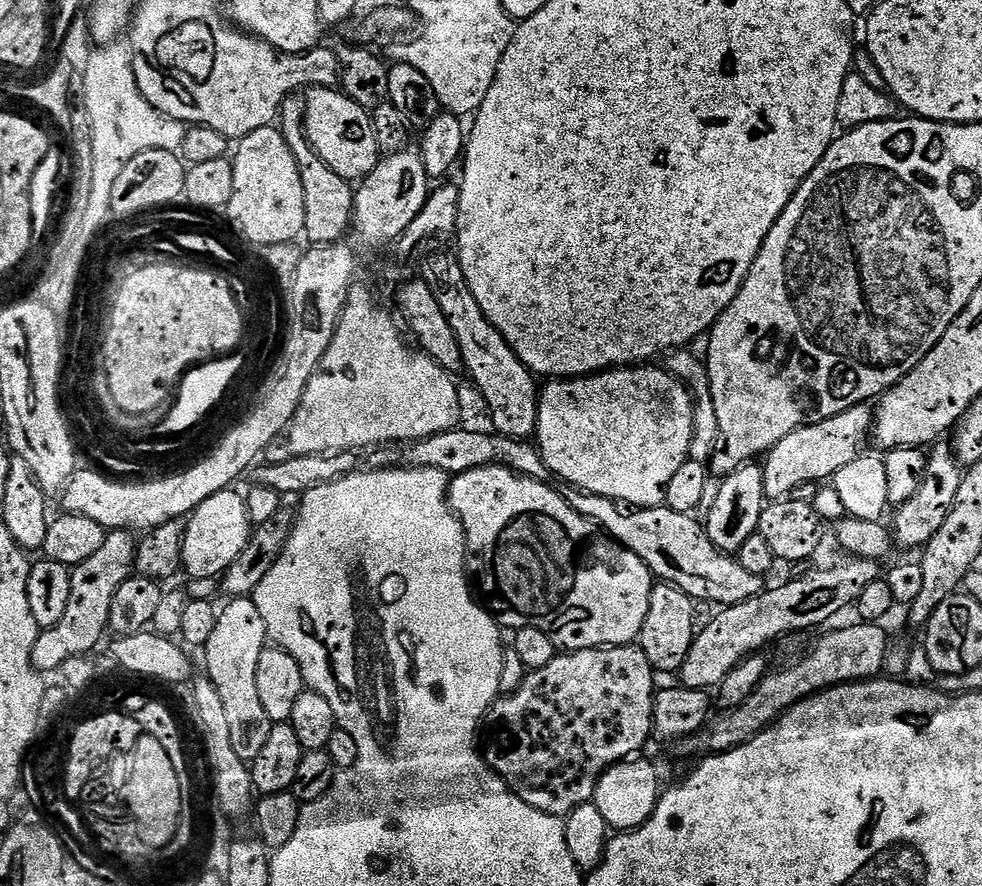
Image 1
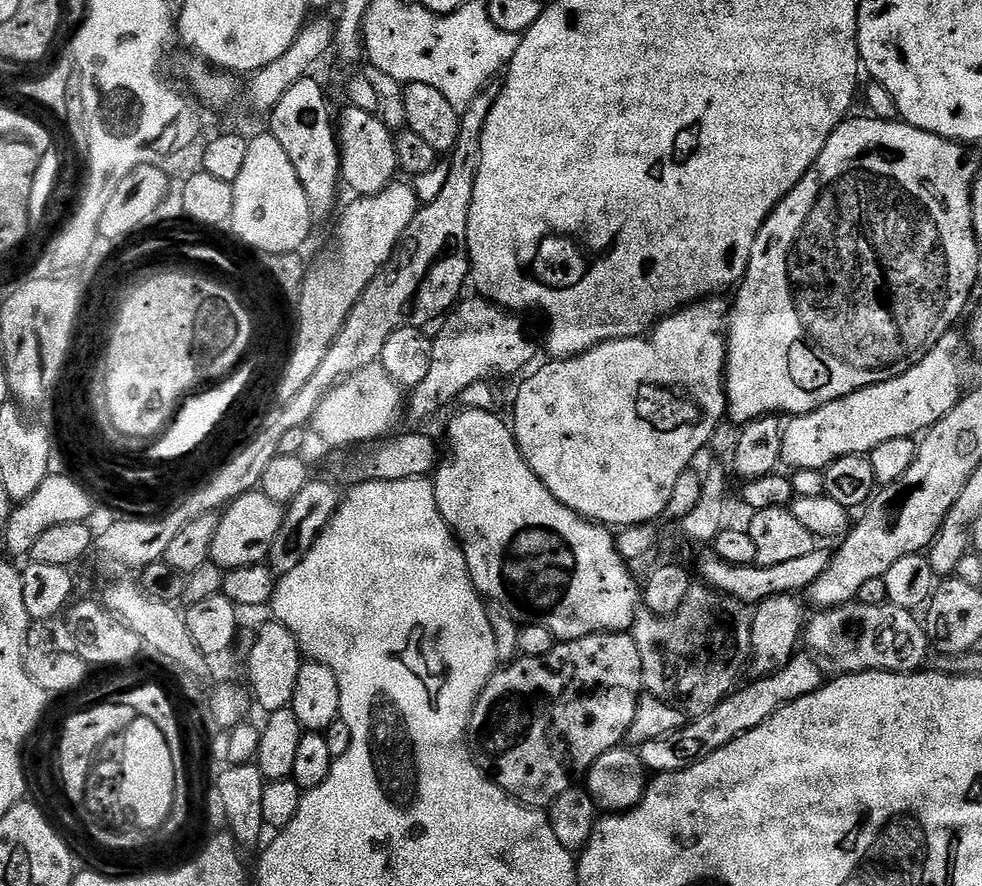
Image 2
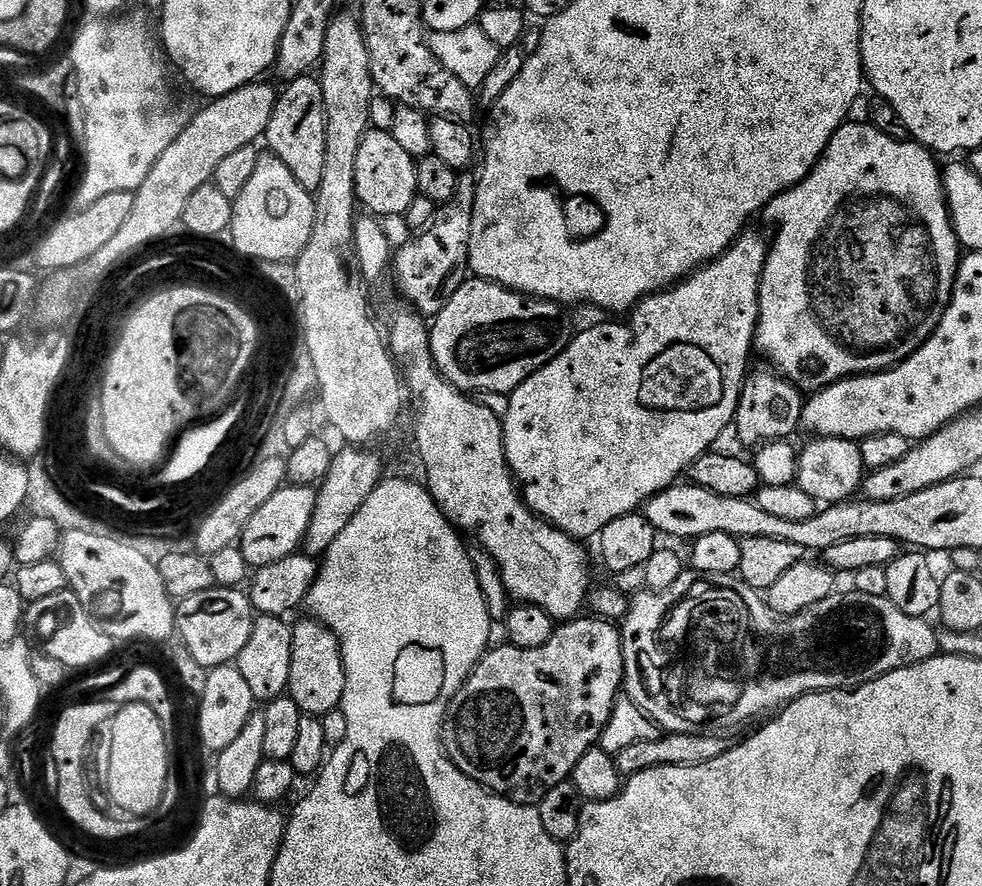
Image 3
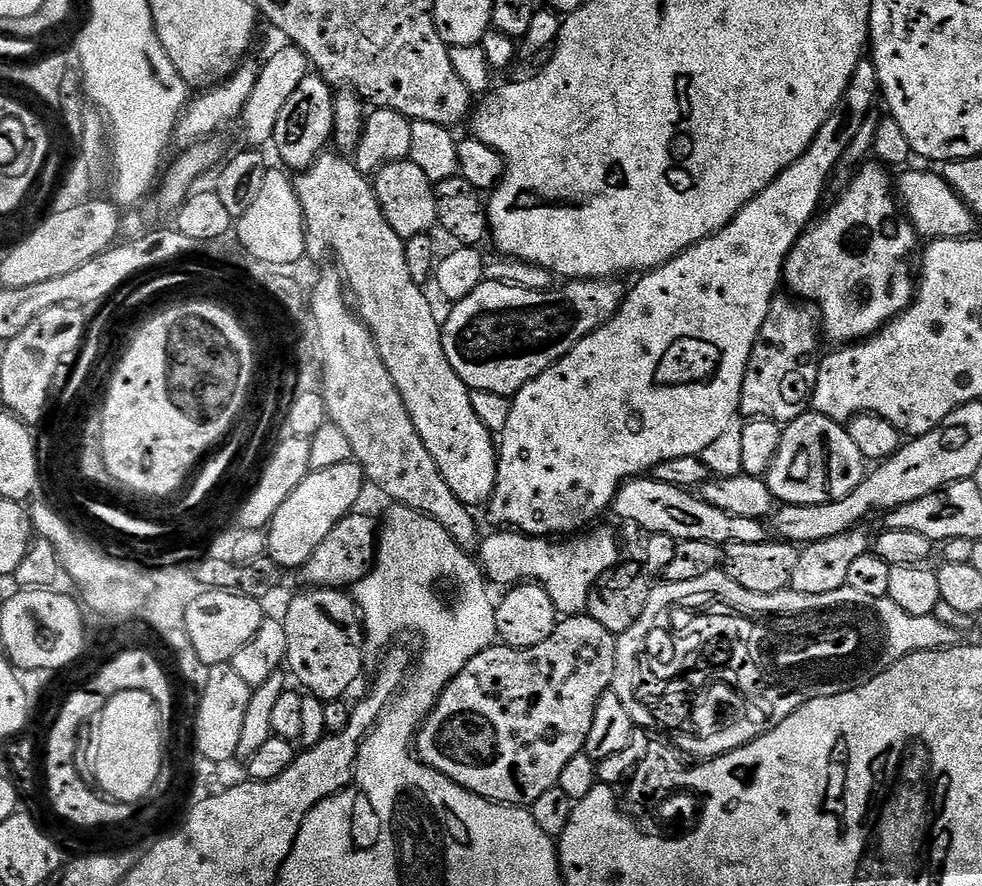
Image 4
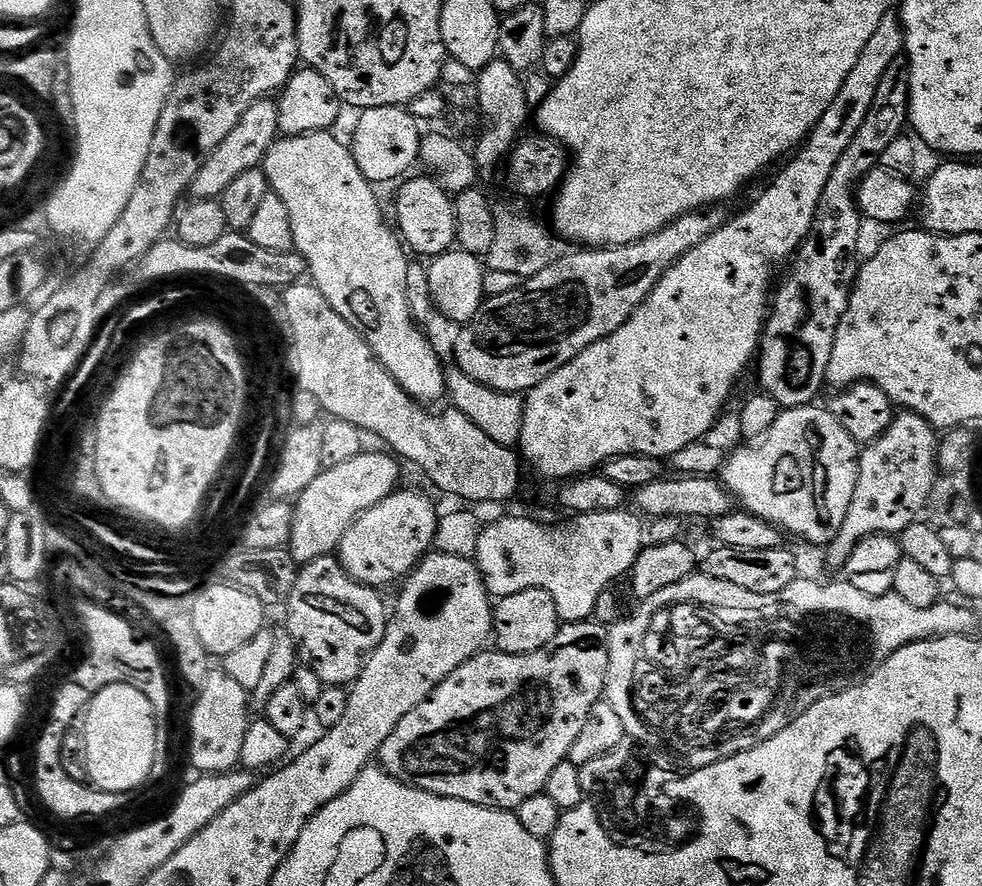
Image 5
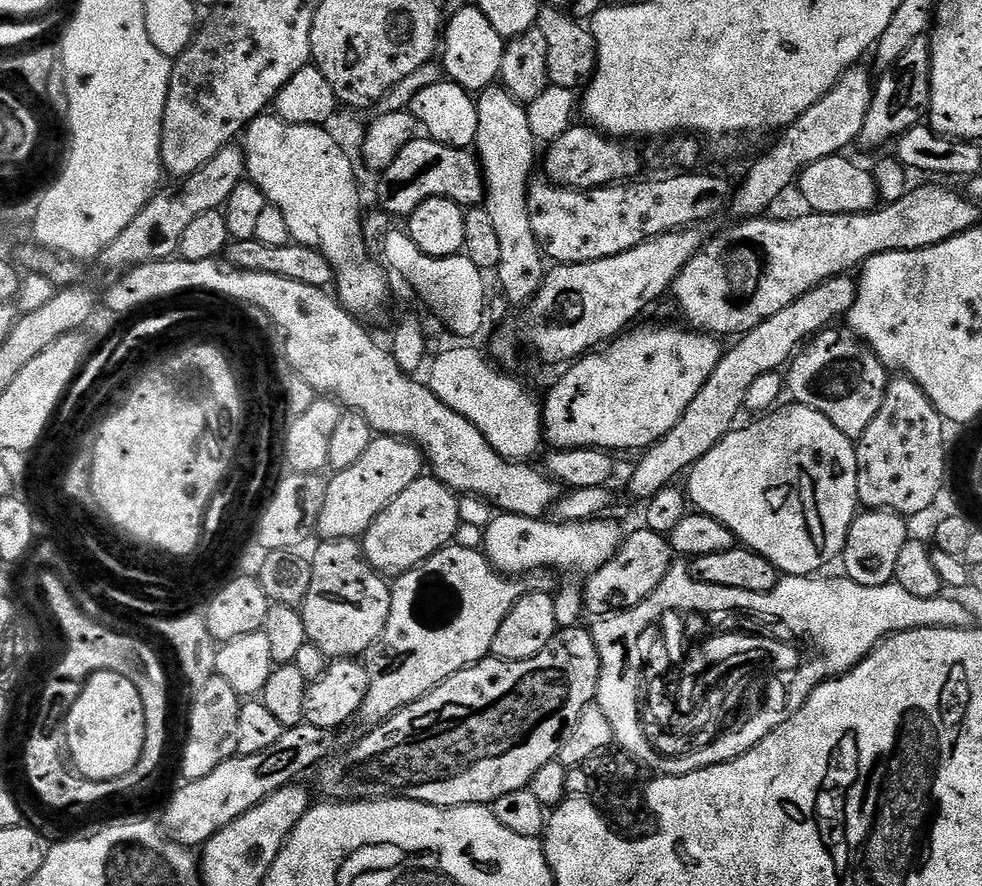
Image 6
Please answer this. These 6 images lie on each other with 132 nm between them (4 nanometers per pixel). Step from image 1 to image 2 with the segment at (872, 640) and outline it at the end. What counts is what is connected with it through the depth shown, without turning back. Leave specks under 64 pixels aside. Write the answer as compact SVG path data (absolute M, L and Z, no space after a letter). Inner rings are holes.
M797 654L790 663L782 666L782 670L751 682L753 684L748 684L745 688L740 686L729 692L723 700L715 701L691 722L685 723L683 728L642 745L638 751L645 769L652 774L681 772L702 762L702 758L710 758L714 750L722 750L722 746L734 742L734 738L754 730L754 726L762 726L762 722L766 722L766 718L770 718L770 714L774 714L782 706L793 704L806 694L814 694L814 690L821 686L822 673L811 656Z

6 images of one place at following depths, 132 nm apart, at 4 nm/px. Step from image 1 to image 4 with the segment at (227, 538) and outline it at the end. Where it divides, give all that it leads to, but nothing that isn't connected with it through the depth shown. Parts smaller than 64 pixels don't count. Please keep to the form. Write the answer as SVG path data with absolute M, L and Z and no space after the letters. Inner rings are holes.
M355 462L330 466L317 472L309 471L298 490L294 490L294 494L290 494L290 498L286 498L282 506L278 506L278 512L267 527L267 555L281 569L299 570L308 561L310 554L314 554L314 550L322 546L322 538L326 538L326 534L334 530L336 523L359 505L356 503L359 502L364 488L366 489L364 470Z

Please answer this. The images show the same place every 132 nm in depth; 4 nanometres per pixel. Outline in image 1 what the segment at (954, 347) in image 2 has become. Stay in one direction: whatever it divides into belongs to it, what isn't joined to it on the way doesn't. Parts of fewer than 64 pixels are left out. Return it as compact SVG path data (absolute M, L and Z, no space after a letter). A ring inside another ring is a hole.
M859 404L834 418L826 418L817 424L807 423L803 428L786 434L786 438L782 438L782 442L778 442L778 446L774 446L763 461L765 497L769 501L786 500L791 497L794 489L806 482L831 481L836 472L842 470L842 466L850 466L850 462L854 462L854 458L861 455L863 448L860 447L864 440L866 444L872 431L872 413L873 409L868 404Z

